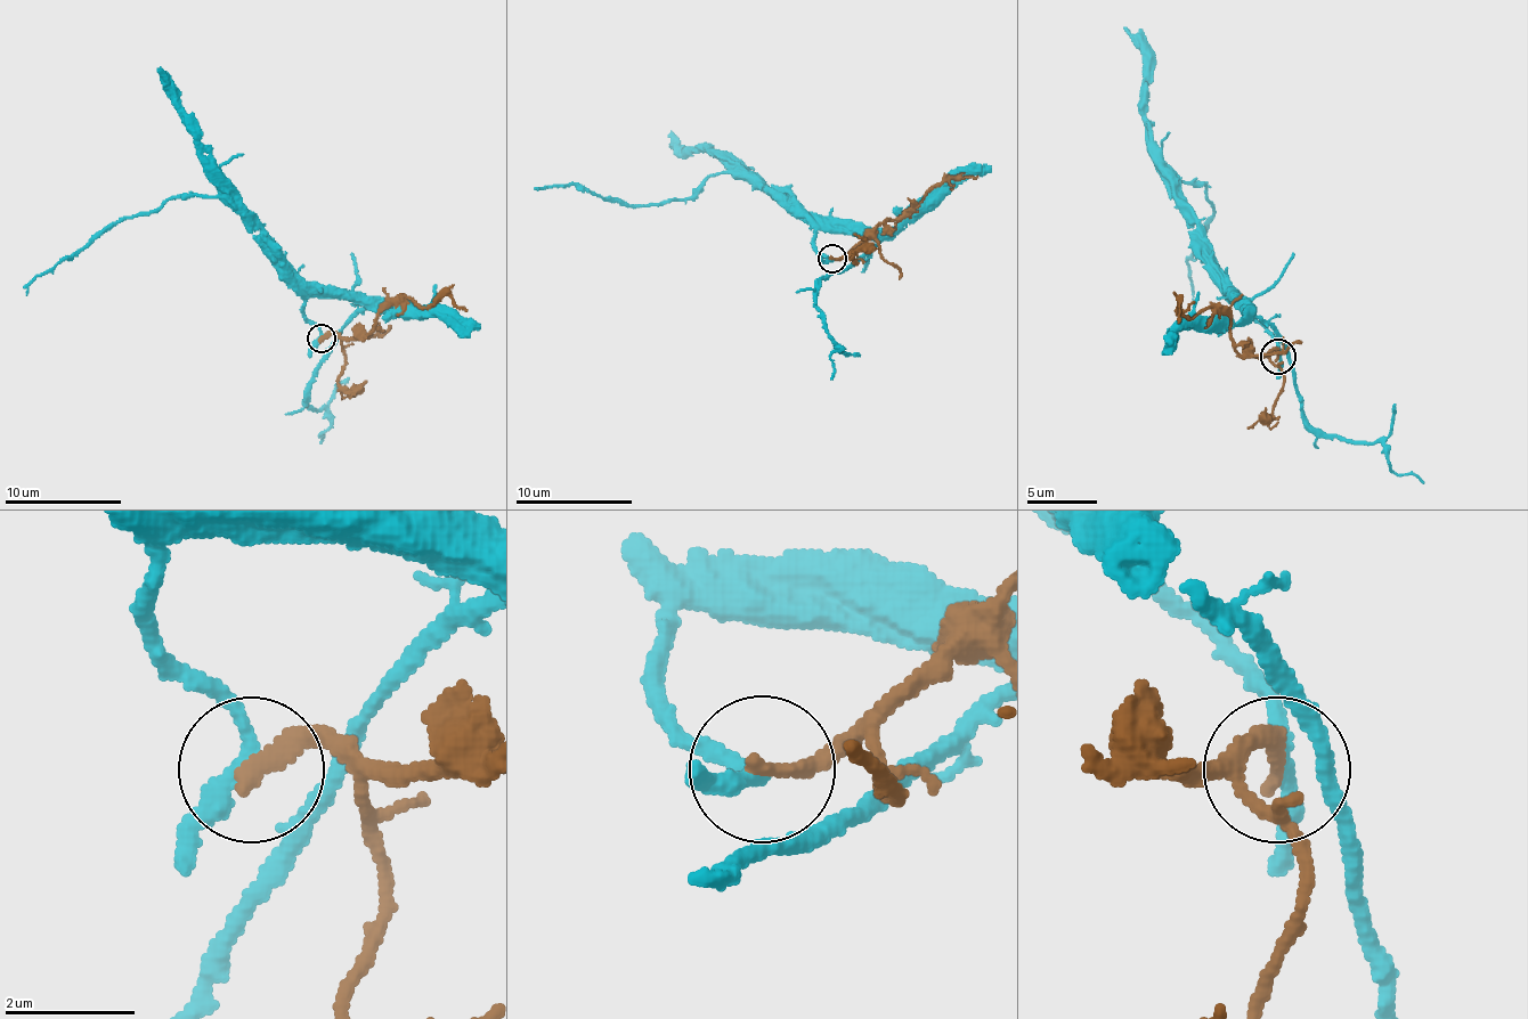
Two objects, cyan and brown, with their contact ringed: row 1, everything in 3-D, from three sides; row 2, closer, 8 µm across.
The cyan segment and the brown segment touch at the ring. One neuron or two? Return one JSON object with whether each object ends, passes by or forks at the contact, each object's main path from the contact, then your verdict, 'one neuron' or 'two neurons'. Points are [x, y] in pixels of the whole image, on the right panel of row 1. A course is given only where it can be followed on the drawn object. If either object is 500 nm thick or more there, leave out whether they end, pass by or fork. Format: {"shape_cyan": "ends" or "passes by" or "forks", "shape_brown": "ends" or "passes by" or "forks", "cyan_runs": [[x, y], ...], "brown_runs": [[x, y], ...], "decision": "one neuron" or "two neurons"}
{"shape_cyan": "passes by", "shape_brown": "ends", "cyan_runs": [[1277, 353], [1277, 340], [1192, 227], [1175, 185], [1200, 181], [1213, 209], [1203, 241], [1188, 255], [1196, 304]], "brown_runs": [[1277, 357], [1274, 350], [1242, 353], [1230, 340], [1230, 321], [1210, 308], [1188, 318], [1181, 304], [1178, 321]], "decision": "two neurons"}

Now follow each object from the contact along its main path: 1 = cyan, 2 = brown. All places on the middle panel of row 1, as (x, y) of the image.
1: (832, 258), (815, 249), (815, 231), (789, 205), (729, 173), (661, 203), (630, 205), (577, 185), (536, 190)
2: (832, 258), (847, 255), (885, 220), (894, 220), (937, 185), (978, 177)

